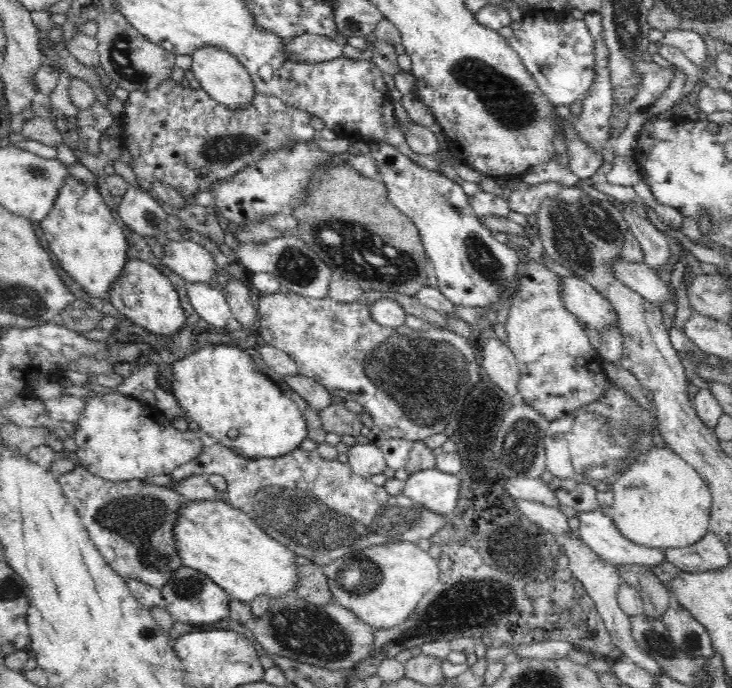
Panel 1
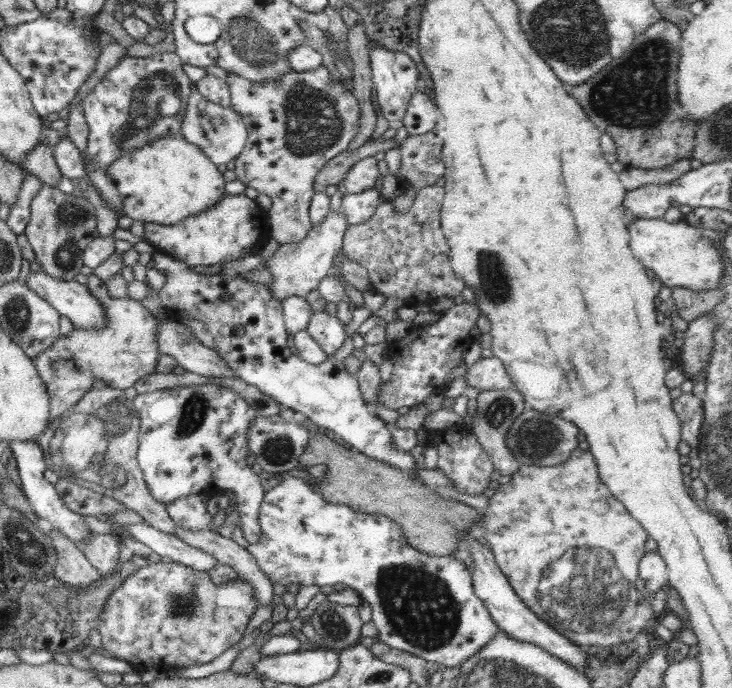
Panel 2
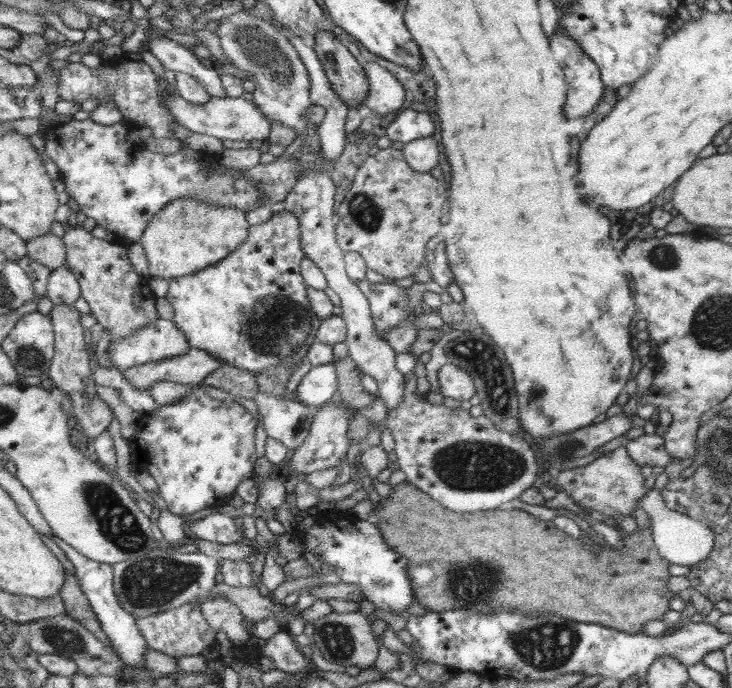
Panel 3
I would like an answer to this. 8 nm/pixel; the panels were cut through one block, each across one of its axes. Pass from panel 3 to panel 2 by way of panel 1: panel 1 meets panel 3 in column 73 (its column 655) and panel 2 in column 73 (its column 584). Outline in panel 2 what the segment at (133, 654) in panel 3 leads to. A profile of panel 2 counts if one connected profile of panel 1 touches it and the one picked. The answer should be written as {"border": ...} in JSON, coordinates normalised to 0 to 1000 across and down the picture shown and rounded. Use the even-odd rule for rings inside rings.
{"border":[[[16,640],[14,641],[15,657],[23,672],[25,686],[29,695],[33,721],[38,725],[44,741],[49,750],[64,756],[77,772],[82,772],[90,783],[98,786],[104,795],[112,799],[115,786],[123,781],[123,767],[115,759],[111,747],[98,744],[82,724],[75,706],[60,696],[60,685],[63,680],[63,667],[60,658],[49,640]]]}

